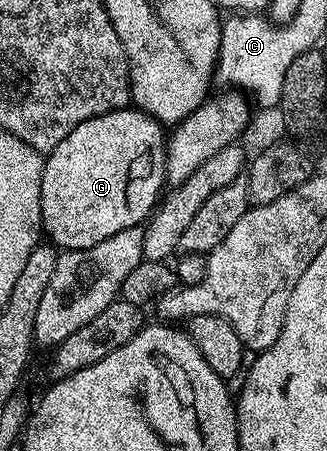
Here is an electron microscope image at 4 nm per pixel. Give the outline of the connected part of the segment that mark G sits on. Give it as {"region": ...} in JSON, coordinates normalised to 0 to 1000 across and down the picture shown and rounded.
{"region":[[[379,242],[373,246],[336,246],[309,259],[284,259],[272,268],[248,268],[174,330],[141,337],[131,355],[131,381],[125,384],[125,481],[131,483],[131,508],[147,530],[171,550],[199,557],[245,557],[248,552],[275,552],[321,525],[346,525],[346,517],[370,517],[370,508],[385,503],[428,501],[474,466],[489,448],[492,435],[505,424],[511,406],[511,308],[505,306],[502,275],[483,273],[462,255],[446,255],[422,242]]]}

